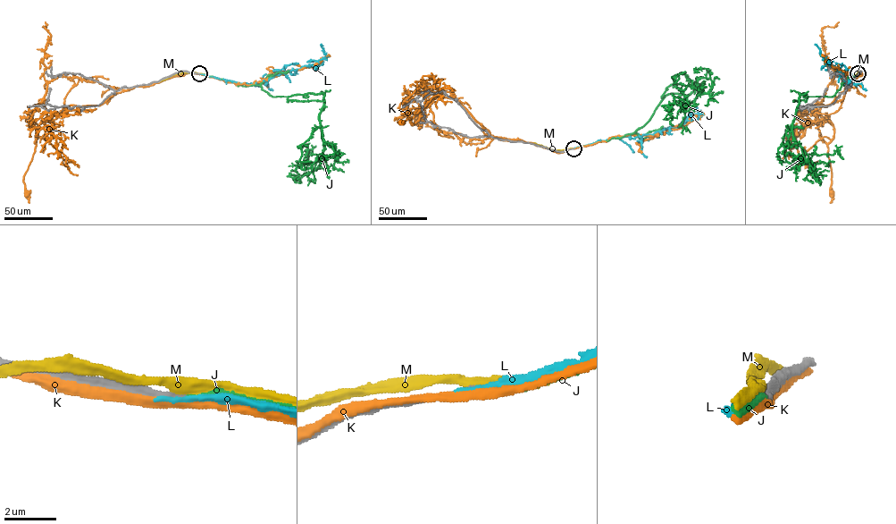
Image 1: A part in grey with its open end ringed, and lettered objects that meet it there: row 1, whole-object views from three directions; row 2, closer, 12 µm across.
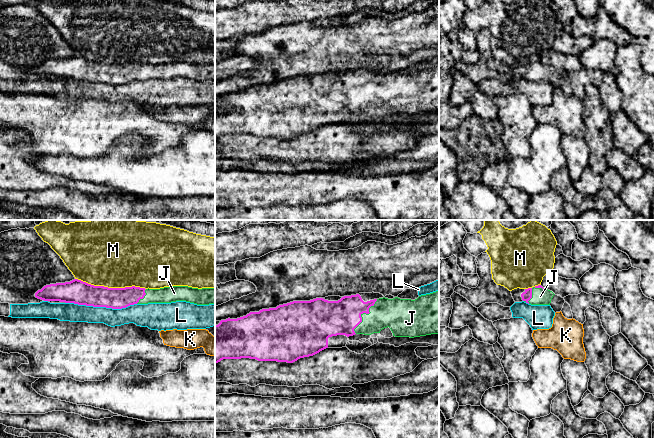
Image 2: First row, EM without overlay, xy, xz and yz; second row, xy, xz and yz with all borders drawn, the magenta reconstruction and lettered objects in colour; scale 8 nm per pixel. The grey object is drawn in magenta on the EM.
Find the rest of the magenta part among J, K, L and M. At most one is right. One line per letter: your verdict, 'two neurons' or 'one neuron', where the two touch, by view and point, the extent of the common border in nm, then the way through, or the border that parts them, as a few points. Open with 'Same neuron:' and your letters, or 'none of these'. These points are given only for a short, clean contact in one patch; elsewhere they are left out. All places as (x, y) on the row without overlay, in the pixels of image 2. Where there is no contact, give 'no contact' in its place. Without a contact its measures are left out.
Same neuron: J
J: one neuron | xz (362, 89) | 340 nm | across xz (332, 94), (362, 89), (393, 89)
K: two neurons | no contact
L: two neurons | xy (101, 82) | 600 nm
M: two neurons | xy (110, 64) | 550 nm

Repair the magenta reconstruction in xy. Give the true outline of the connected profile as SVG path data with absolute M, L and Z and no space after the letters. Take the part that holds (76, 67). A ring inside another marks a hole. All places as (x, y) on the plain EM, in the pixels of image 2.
M74 55L44 62L35 69L44 77L60 77L93 83L122 85L134 80L186 77L197 81L215 80L215 64L171 62L160 65L140 63L108 64Z

